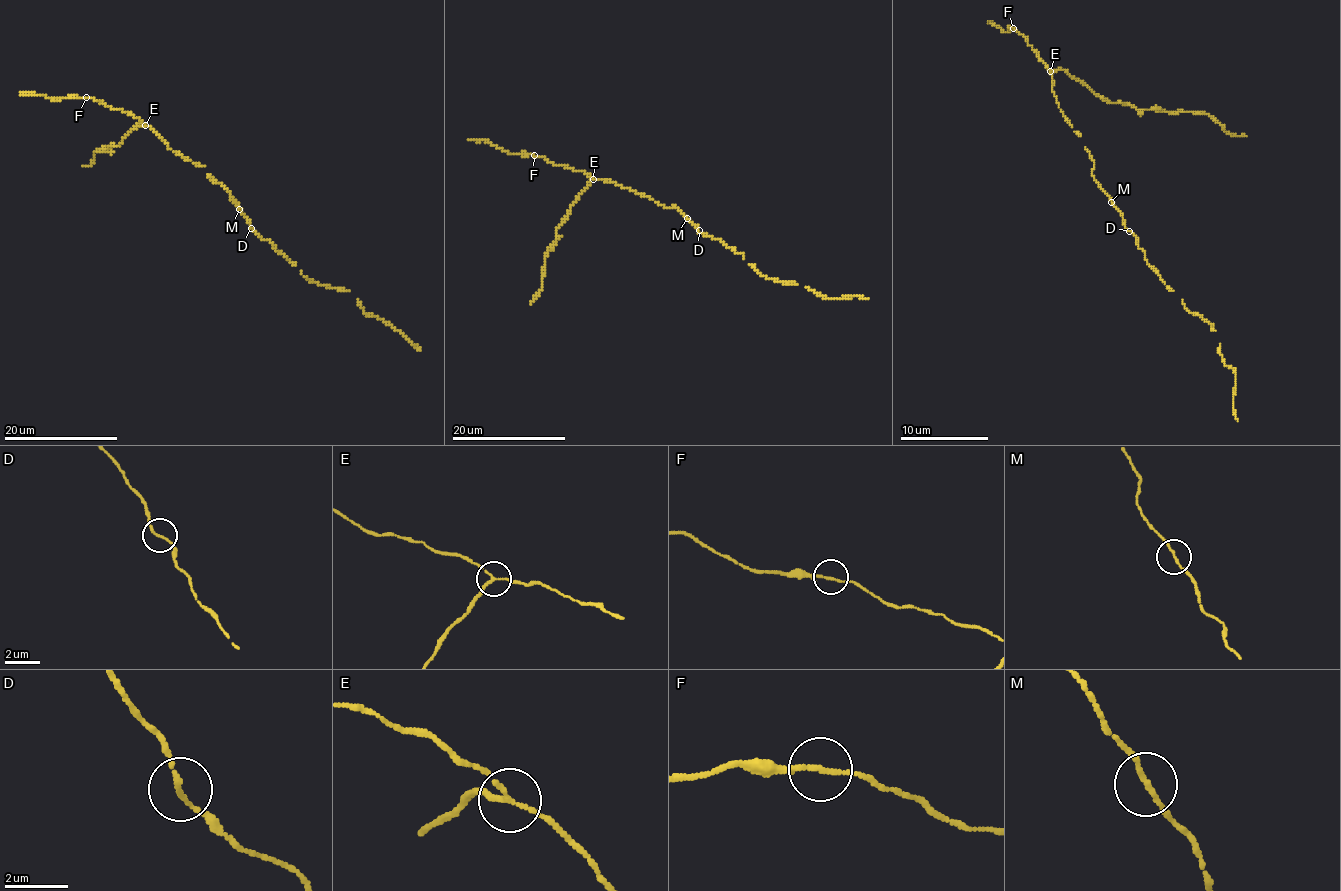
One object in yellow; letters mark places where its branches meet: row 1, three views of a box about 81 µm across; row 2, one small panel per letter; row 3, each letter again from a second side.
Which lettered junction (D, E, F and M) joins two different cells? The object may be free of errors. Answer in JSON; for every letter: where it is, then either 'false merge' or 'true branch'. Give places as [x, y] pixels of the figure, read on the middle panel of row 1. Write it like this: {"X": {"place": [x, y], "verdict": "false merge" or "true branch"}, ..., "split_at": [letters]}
{"D": {"place": [699, 230], "verdict": "true branch"}, "E": {"place": [593, 179], "verdict": "false merge"}, "F": {"place": [534, 155], "verdict": "true branch"}, "M": {"place": [687, 218], "verdict": "true branch"}, "split_at": ["E"]}

